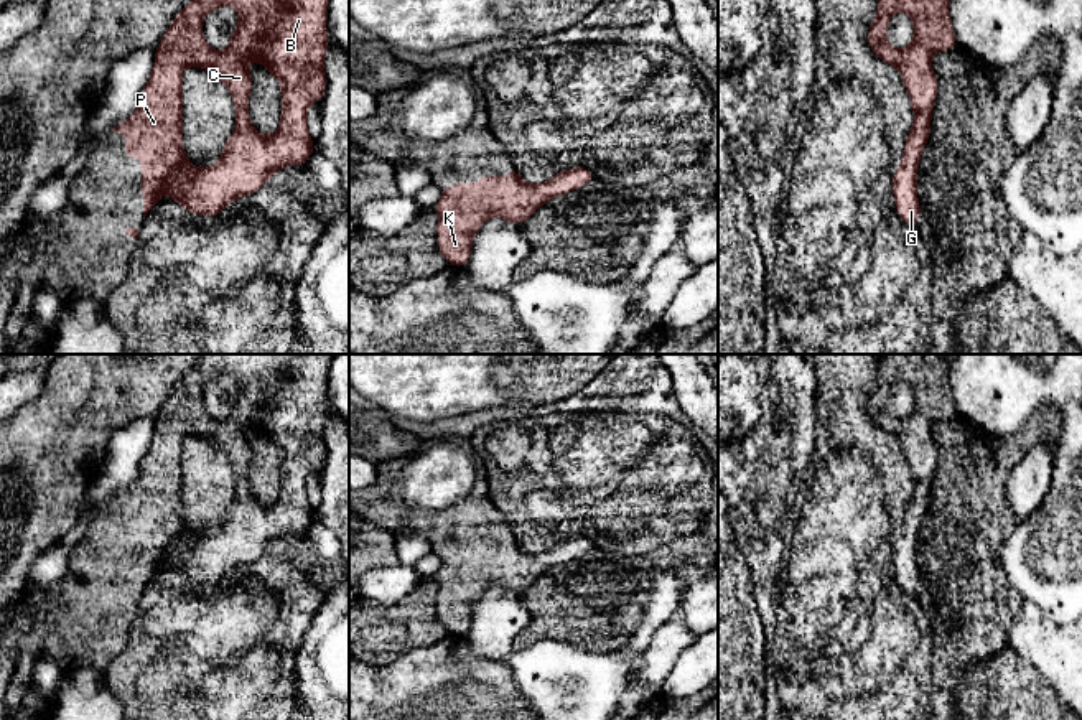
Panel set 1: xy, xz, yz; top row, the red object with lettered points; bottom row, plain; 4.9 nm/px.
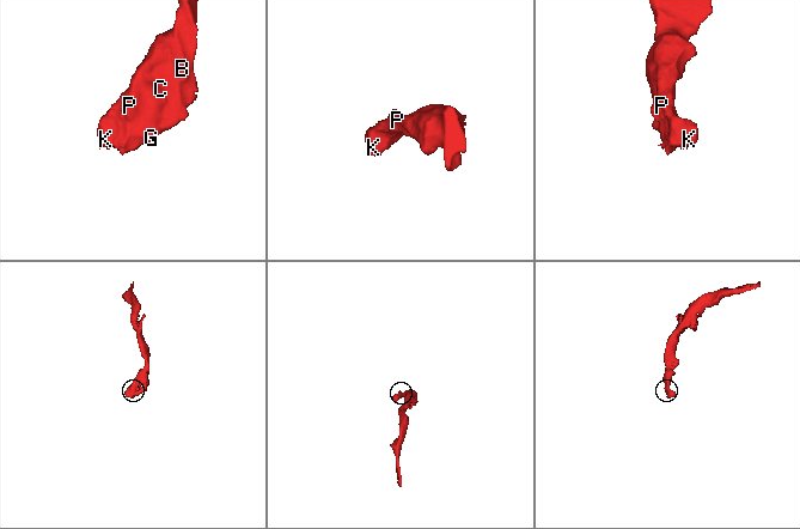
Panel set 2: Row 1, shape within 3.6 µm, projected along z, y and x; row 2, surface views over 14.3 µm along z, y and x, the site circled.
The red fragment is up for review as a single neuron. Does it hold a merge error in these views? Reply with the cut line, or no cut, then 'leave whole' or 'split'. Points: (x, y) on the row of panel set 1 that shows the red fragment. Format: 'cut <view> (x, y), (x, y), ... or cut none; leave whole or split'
cut none; leave whole

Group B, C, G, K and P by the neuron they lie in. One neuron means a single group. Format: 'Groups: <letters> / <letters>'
Groups: B C G K P

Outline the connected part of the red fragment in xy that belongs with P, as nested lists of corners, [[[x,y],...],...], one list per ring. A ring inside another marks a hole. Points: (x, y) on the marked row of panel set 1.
[[[191,0],[173,20],[158,48],[147,86],[142,89],[138,109],[130,119],[112,132],[125,133],[125,157],[142,160],[143,217],[166,193],[184,211],[198,216],[217,216],[227,204],[240,196],[264,188],[278,170],[290,165],[305,165],[315,152],[308,132],[308,107],[326,92],[326,31],[329,0]],[[219,7],[239,12],[229,46],[212,49],[204,40],[204,16]],[[257,61],[280,82],[282,115],[272,135],[262,135],[249,119],[249,97],[254,81],[249,63]],[[203,68],[212,72],[227,91],[236,105],[236,127],[224,143],[221,158],[212,166],[193,166],[183,148],[183,71]]]

